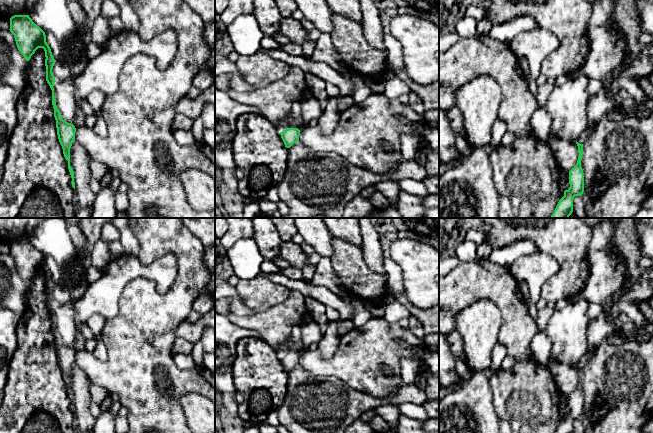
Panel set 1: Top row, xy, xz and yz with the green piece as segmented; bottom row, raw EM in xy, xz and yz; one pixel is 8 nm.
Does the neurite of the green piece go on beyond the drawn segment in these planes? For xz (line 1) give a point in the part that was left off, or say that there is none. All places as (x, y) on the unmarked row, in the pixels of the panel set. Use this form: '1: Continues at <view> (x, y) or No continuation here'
1: No continuation here

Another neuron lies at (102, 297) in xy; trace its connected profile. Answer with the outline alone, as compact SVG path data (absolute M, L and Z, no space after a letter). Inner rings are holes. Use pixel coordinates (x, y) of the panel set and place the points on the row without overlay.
M173 253L161 256L150 265L143 265L137 256L130 254L114 257L105 267L102 276L88 284L84 294L73 302L77 330L75 352L85 351L81 328L92 315L99 314L105 319L117 315L119 300L129 282L143 277L155 284L159 294L165 294L171 289L178 269L177 256Z

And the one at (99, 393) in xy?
M92 385L91 395L99 404L107 397L108 391L102 386Z

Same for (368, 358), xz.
M383 318L371 319L360 328L354 328L340 336L338 349L330 360L321 357L319 349L300 356L299 364L315 376L333 376L351 388L367 395L383 398L392 396L402 383L400 360L403 357L416 359L415 347L403 339L405 329L398 323L389 323Z

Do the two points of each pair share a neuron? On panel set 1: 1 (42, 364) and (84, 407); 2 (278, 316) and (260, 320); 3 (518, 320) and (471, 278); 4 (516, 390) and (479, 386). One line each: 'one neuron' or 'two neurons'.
1: two neurons
2: one neuron
3: one neuron
4: two neurons

